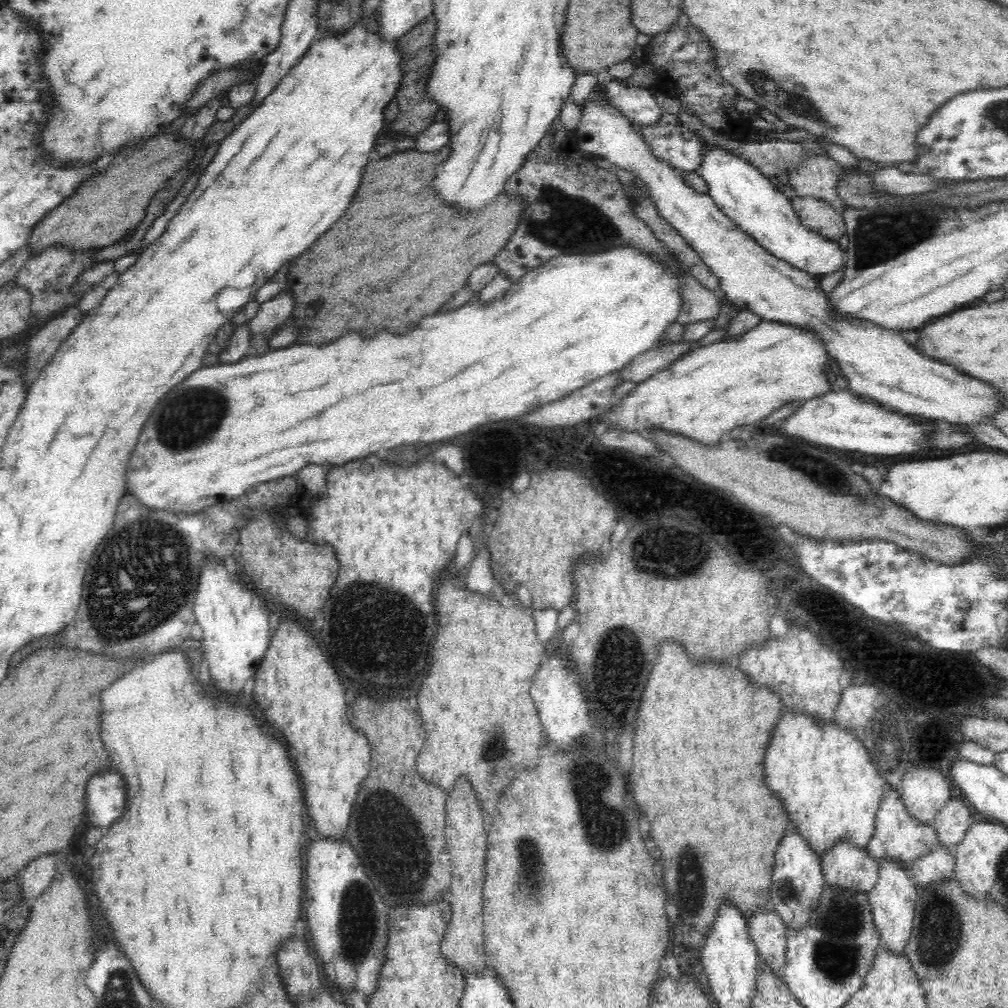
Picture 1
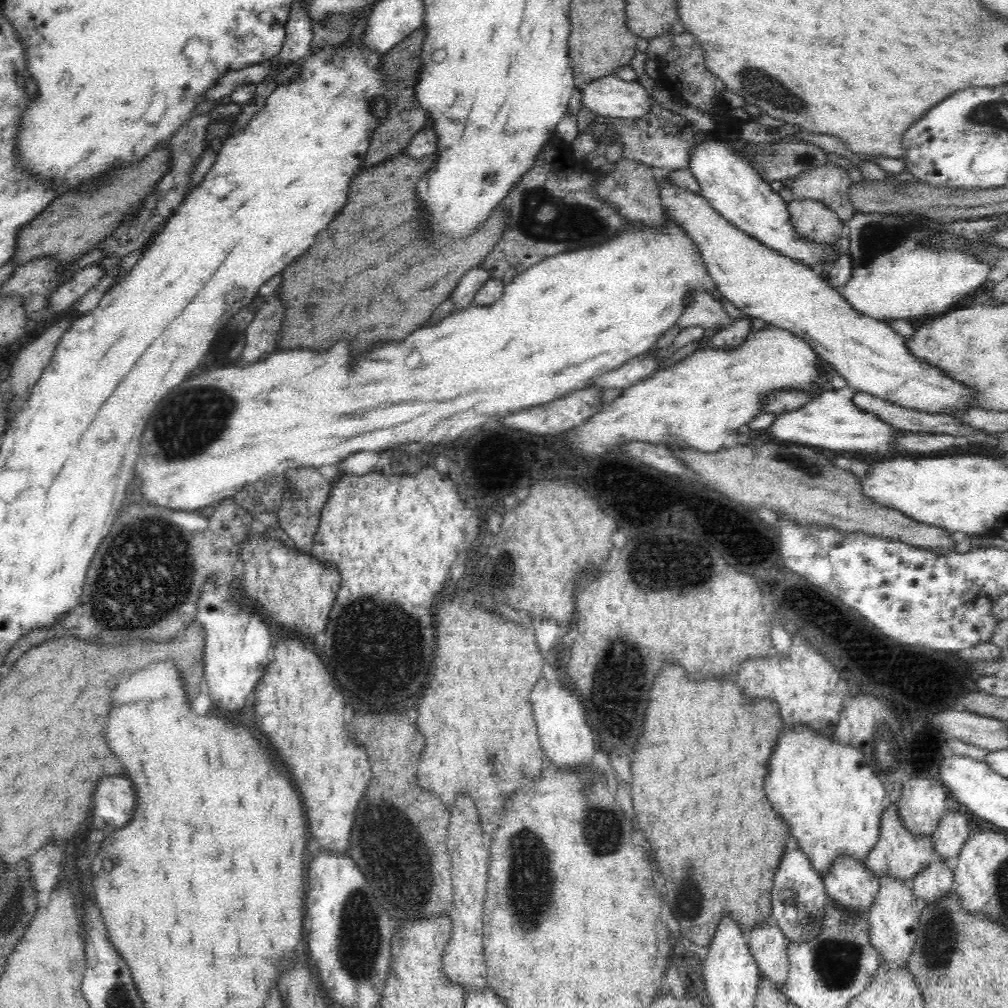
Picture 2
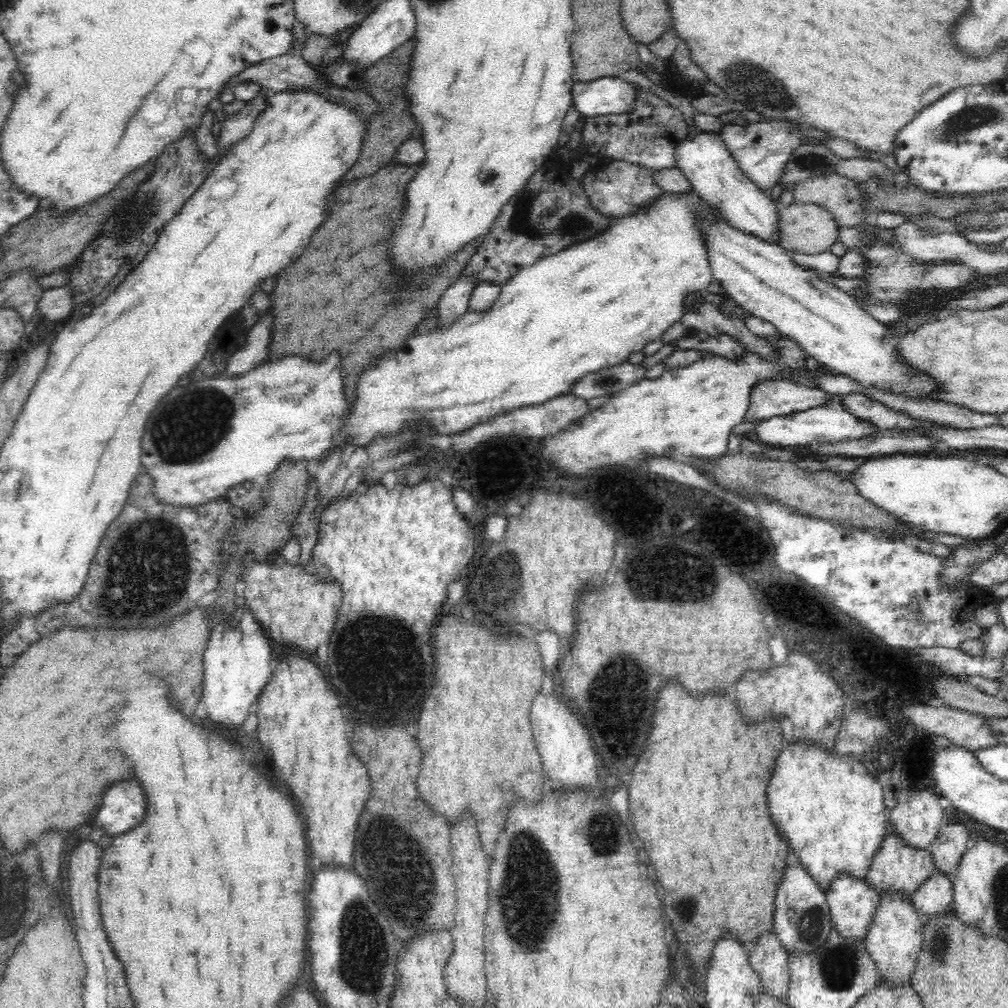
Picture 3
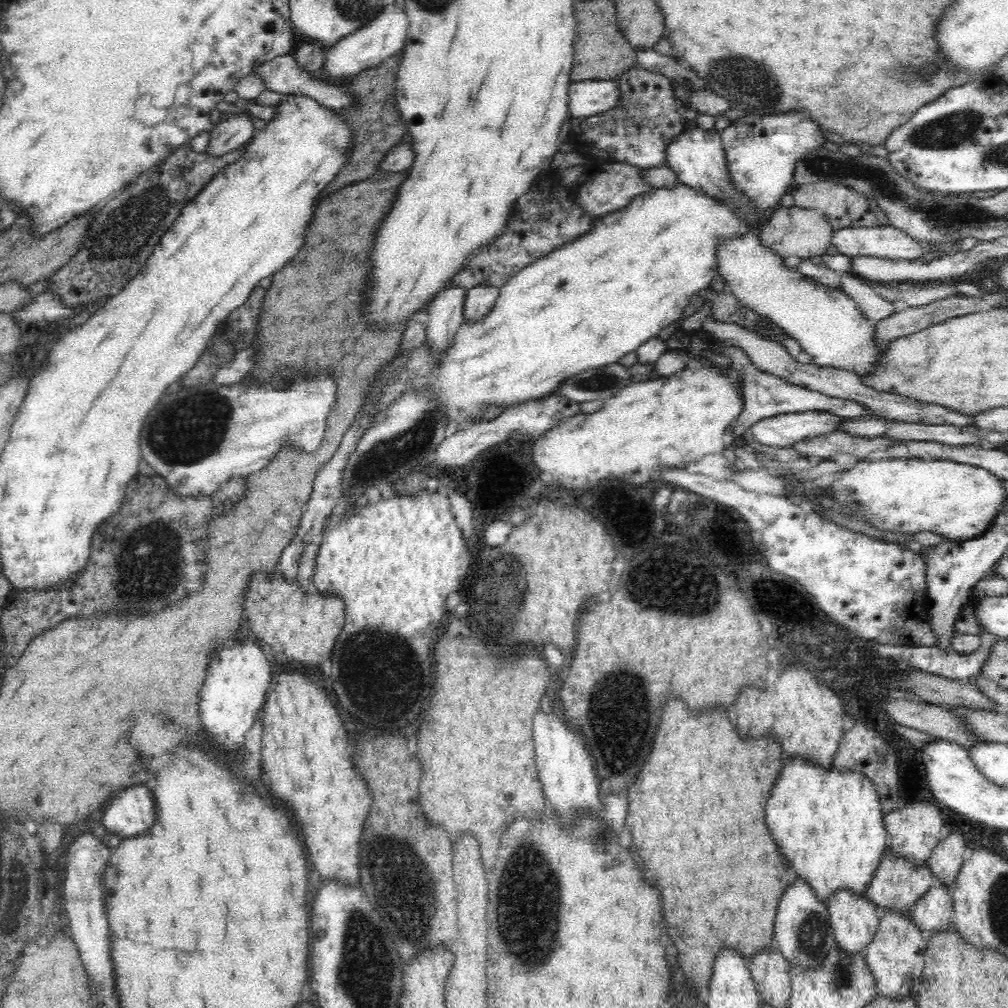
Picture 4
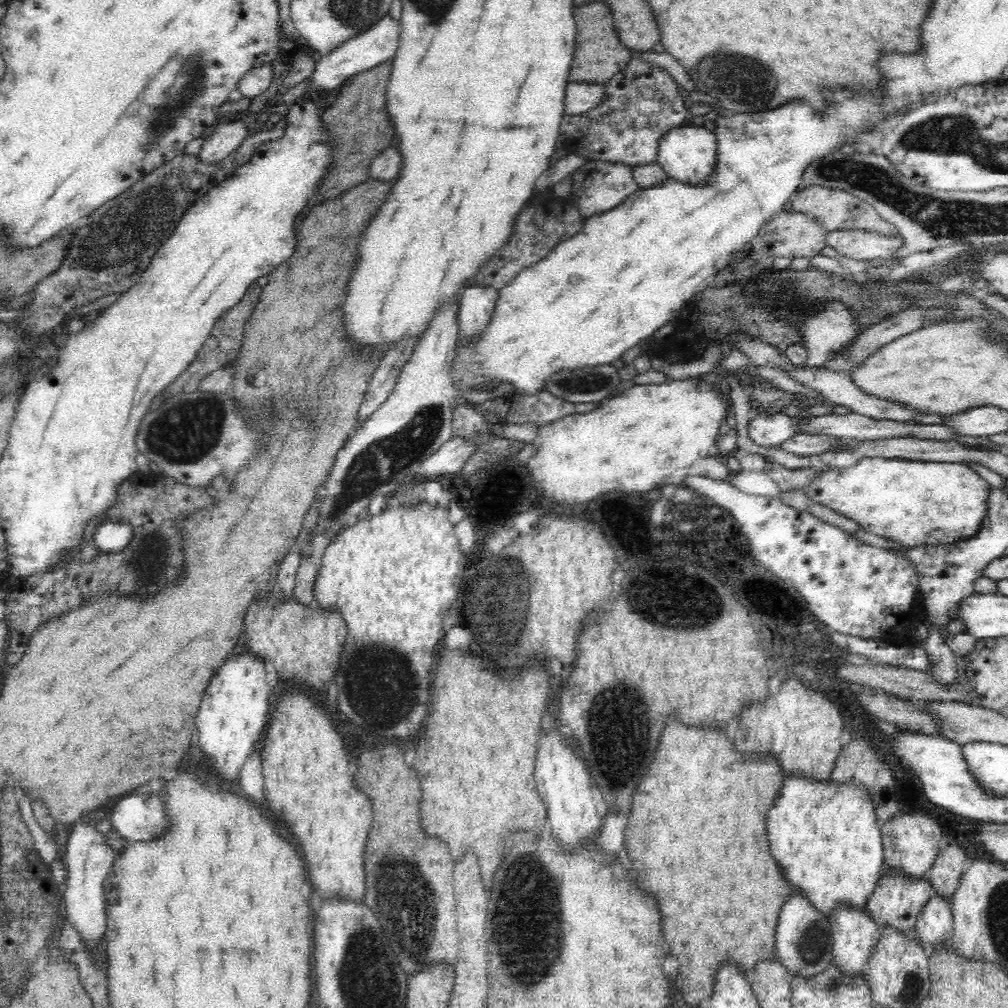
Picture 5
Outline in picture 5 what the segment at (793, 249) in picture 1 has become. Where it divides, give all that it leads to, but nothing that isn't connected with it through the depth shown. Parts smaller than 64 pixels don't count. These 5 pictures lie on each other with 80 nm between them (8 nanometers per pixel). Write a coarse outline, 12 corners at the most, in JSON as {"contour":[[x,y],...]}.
{"contour":[[678,126],[660,137],[654,163],[690,186],[715,170],[715,134]]}

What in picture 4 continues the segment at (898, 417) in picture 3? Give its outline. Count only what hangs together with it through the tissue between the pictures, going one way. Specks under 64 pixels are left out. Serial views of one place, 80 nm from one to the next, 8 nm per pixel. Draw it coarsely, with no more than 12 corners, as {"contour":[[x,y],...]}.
{"contour":[[729,347],[743,386],[743,411],[731,422],[733,440],[758,420],[827,411],[870,416],[860,403],[832,398],[762,372]]}

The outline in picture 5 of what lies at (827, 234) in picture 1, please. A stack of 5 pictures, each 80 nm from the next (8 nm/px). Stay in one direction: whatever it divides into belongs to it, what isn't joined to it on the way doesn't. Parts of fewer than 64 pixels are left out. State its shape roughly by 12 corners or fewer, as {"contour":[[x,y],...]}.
{"contour":[[780,211],[750,242],[747,258],[816,256],[827,231],[811,215]]}

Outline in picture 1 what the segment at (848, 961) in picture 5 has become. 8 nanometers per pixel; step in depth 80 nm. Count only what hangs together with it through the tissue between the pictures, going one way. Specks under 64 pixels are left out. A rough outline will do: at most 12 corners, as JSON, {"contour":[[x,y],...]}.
{"contour":[[842,840],[821,858],[825,883],[869,896],[879,864]]}

